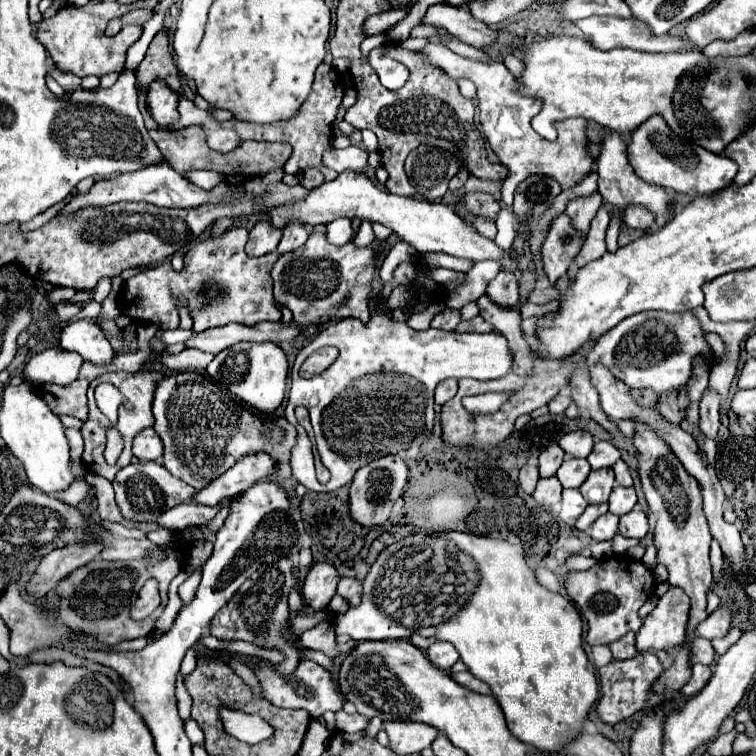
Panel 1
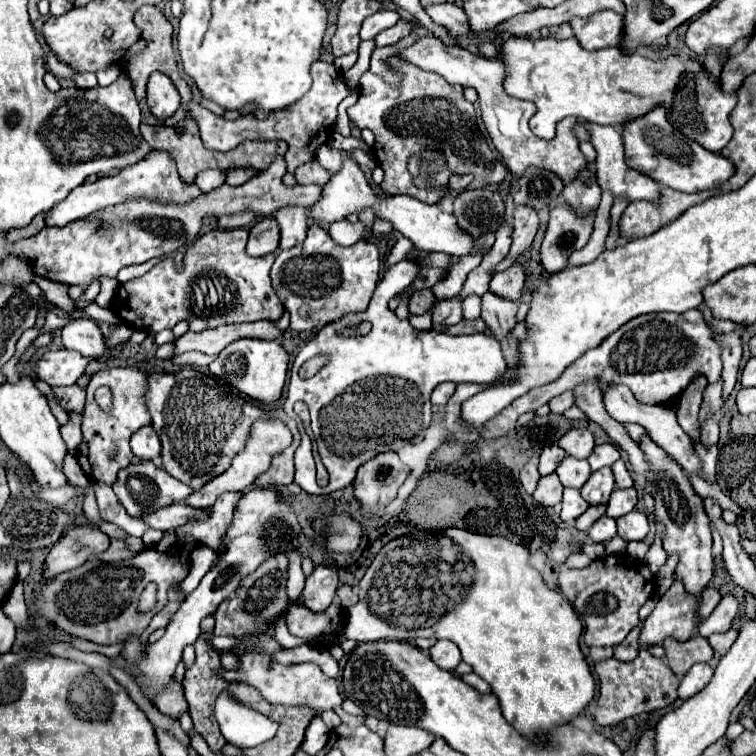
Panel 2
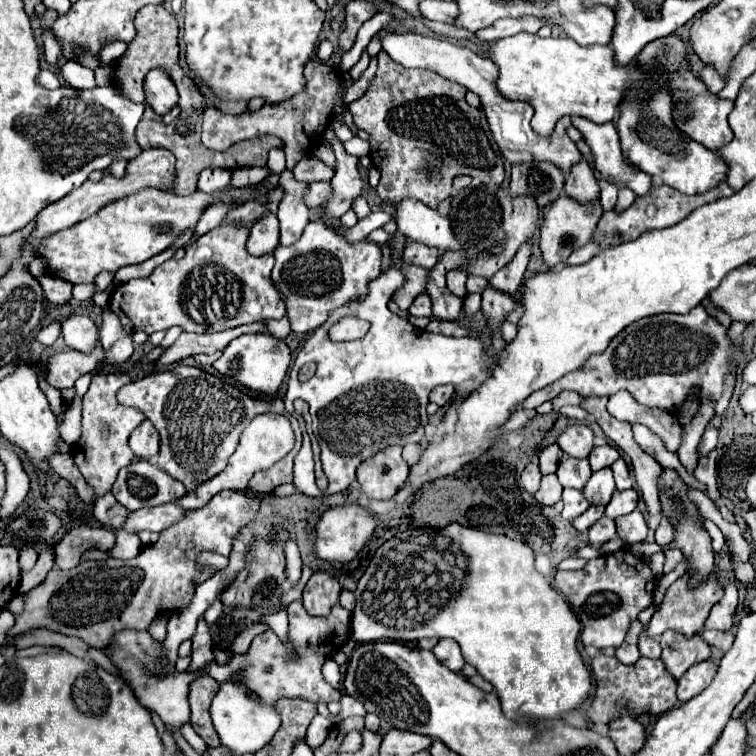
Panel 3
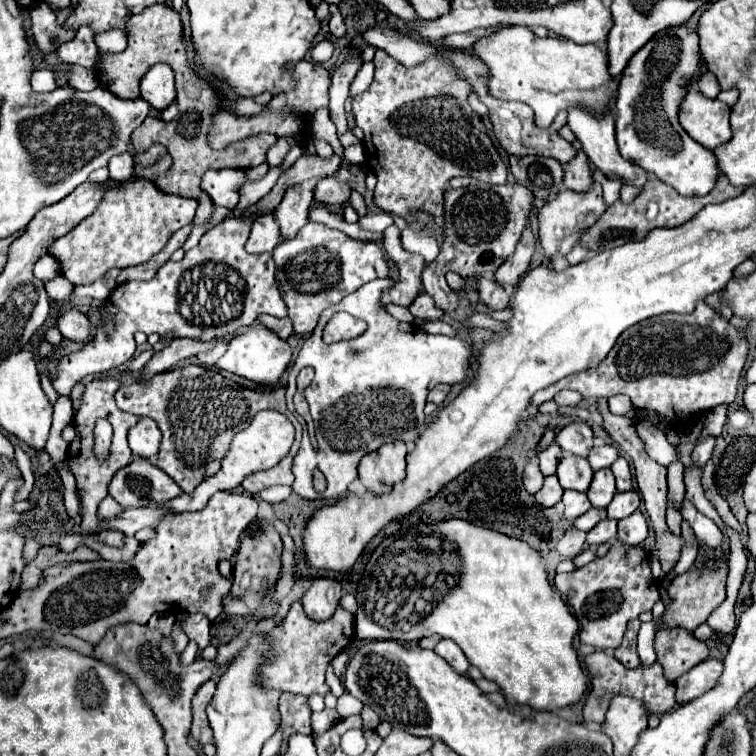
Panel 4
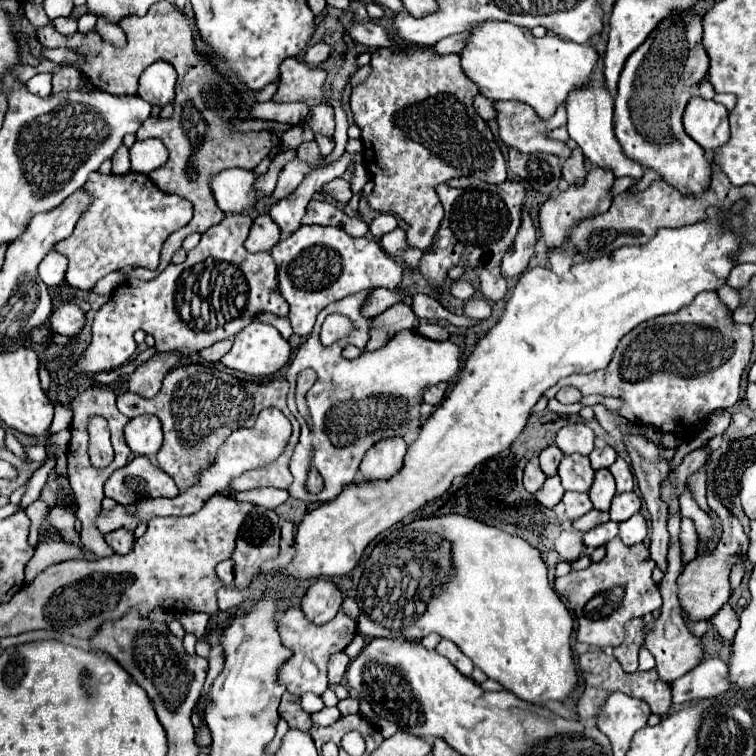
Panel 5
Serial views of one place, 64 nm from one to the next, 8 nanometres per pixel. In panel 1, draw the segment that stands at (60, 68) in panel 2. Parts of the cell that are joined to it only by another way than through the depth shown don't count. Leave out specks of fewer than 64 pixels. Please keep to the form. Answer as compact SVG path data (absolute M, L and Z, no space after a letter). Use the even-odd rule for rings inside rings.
M56 72L56 76L54 76L66 90L74 90L74 88L78 88L80 86L80 78L78 76L74 76L74 74L60 74L60 72Z

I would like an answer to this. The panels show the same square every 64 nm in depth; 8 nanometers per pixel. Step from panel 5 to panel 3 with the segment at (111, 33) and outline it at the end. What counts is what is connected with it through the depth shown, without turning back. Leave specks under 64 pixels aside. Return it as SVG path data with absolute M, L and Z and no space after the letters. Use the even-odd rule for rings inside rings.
M110 42L110 44L106 44L104 46L104 50L102 50L102 64L106 64L106 66L110 66L110 64L114 64L124 52L126 52L126 44L124 42Z

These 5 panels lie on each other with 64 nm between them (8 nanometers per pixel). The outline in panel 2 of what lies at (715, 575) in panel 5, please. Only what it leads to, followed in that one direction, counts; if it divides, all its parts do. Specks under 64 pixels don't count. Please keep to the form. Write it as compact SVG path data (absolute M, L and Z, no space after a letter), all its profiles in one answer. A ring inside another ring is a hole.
M674 582L668 592L658 600L654 612L644 620L640 630L640 646L662 644L666 638L688 640L696 632L698 604L690 598L682 582ZM706 588L702 592L702 598L700 598L700 602L702 602L702 618L706 618L716 608L716 604L720 602L720 598L722 598L720 592L714 590L714 588Z

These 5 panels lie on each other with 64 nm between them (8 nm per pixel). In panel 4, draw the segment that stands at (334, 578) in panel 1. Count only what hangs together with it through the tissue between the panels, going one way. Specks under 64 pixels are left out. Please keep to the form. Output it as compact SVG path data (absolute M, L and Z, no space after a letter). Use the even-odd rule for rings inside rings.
M314 578L312 586L302 596L304 612L308 614L308 618L316 622L328 620L334 614L340 602L340 596L342 596L340 582L330 580L330 578Z

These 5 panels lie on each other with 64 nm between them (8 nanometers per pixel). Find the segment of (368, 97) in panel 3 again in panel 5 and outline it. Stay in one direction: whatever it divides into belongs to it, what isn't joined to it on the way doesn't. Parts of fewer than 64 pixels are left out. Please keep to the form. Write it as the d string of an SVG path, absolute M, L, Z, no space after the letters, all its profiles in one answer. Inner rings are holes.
M410 45L410 49L400 52L379 48L372 52L370 66L372 72L366 84L352 88L350 96L356 126L362 130L364 164L374 180L374 190L368 196L368 202L374 210L390 212L410 226L406 230L408 246L430 252L442 220L442 204L436 196L436 186L460 176L476 176L488 184L502 184L506 180L506 160L494 142L488 124L472 106L478 88L464 76L458 54L440 56L432 48L417 45Z

